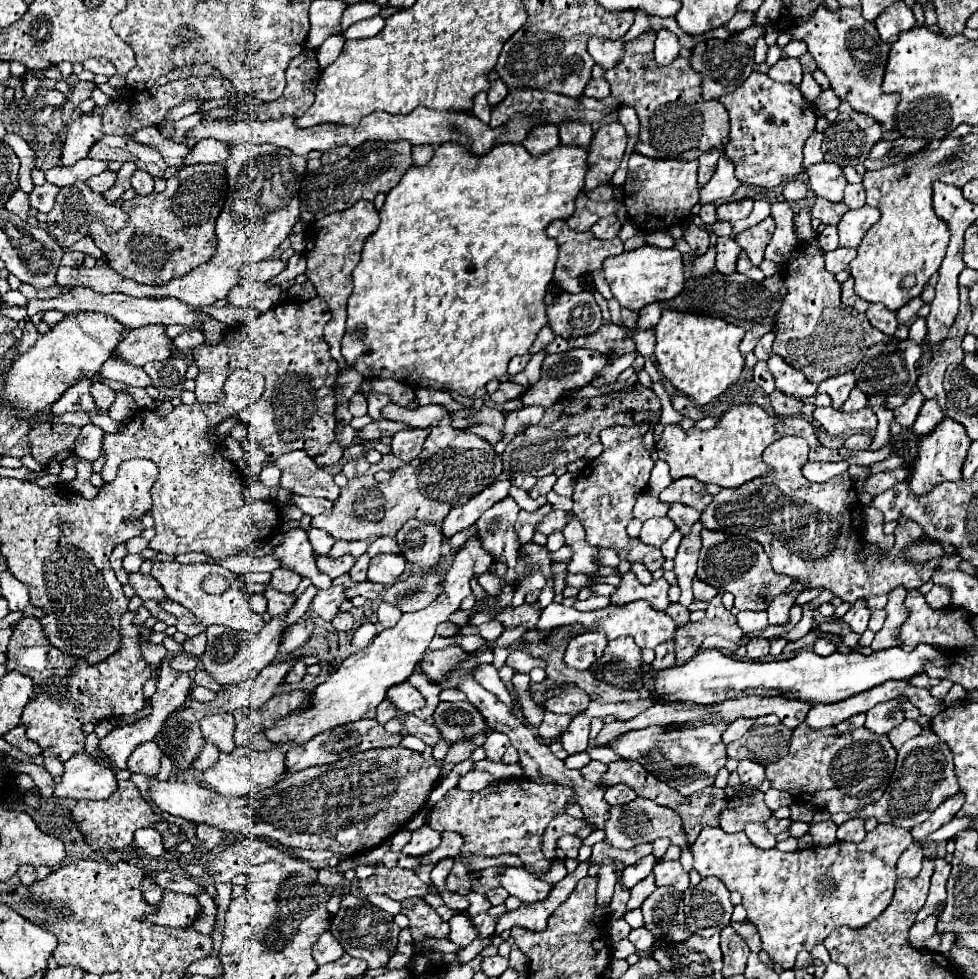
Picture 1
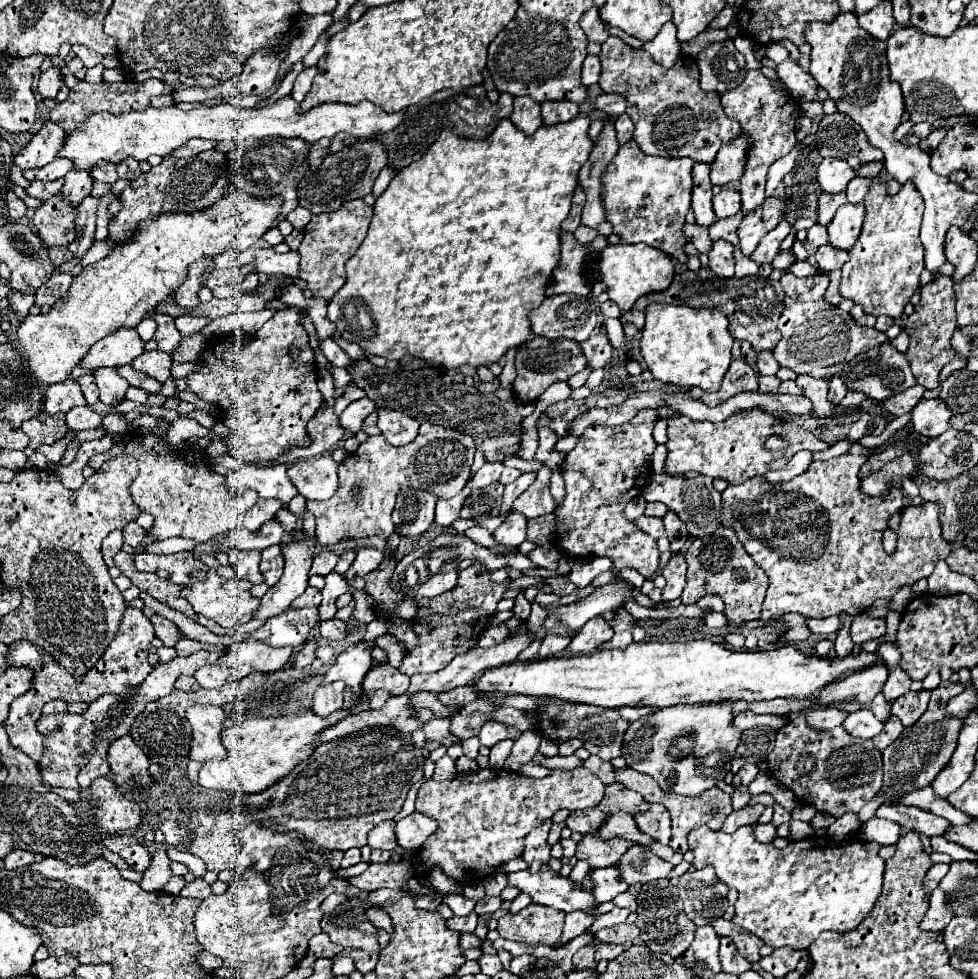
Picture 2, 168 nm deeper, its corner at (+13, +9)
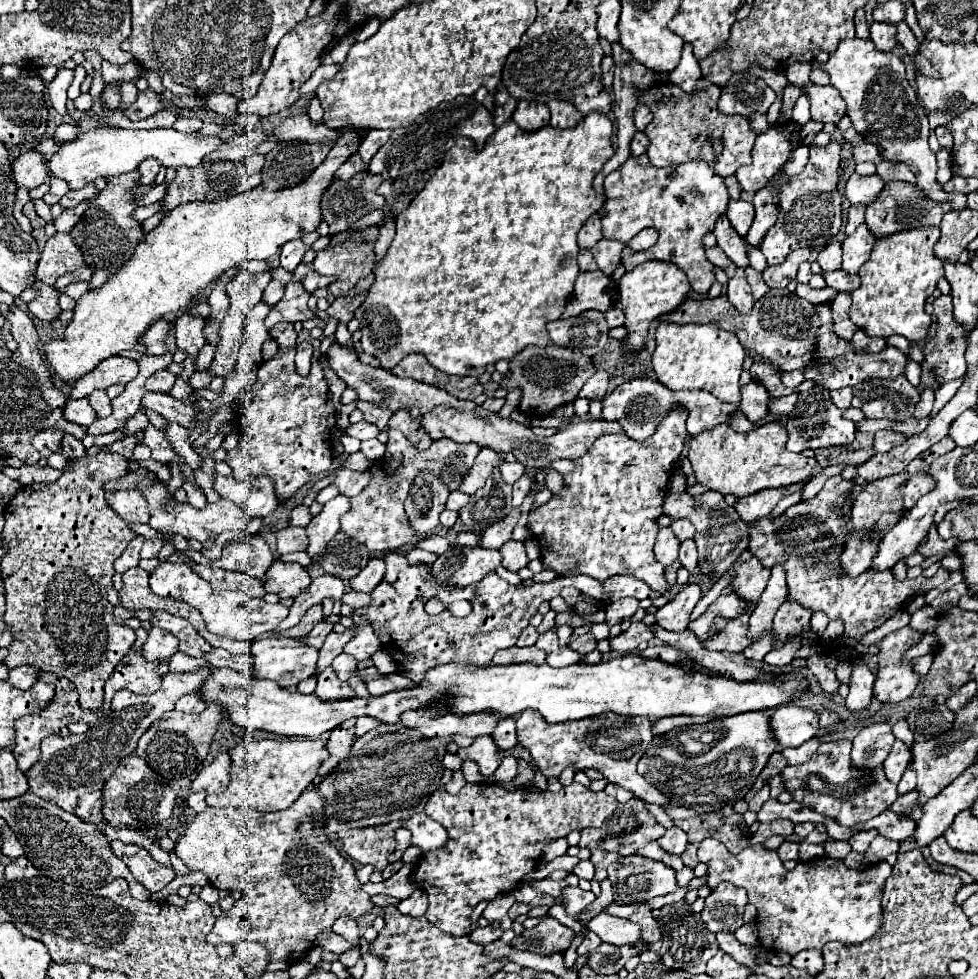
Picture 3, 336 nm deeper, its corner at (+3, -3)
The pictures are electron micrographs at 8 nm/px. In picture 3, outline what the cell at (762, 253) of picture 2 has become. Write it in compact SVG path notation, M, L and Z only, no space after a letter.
M805 248L793 250L793 254L789 254L789 258L785 258L785 262L781 266L769 266L763 272L767 286L769 288L785 288L789 284L789 280L795 278L799 264L809 258L811 258L811 250L805 250Z

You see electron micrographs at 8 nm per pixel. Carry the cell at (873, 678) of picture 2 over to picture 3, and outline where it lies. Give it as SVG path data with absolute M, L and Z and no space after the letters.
M905 626L901 630L887 634L883 640L875 644L879 652L875 654L878 673L873 684L873 698L881 704L901 702L915 692L919 674L913 672L909 662L901 664L901 656L911 644L919 642L921 636L921 632L913 630L911 626Z

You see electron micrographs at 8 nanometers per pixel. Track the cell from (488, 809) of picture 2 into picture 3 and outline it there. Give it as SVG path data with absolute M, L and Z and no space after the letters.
M495 782L465 784L455 796L443 788L435 790L427 800L425 812L445 826L449 842L435 852L423 854L421 866L419 862L415 866L415 882L429 898L427 920L447 934L469 934L469 914L475 904L511 892L537 866L549 842L567 836L571 830L601 826L613 816L615 808L613 796L593 792L577 782L561 792L505 790Z

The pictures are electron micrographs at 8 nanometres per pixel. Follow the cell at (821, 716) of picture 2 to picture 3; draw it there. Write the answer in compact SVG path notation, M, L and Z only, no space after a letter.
M811 738L809 742L805 742L805 744L797 746L797 748L783 748L781 754L785 756L787 764L801 764L801 762L805 762L821 744L823 744L823 738Z

